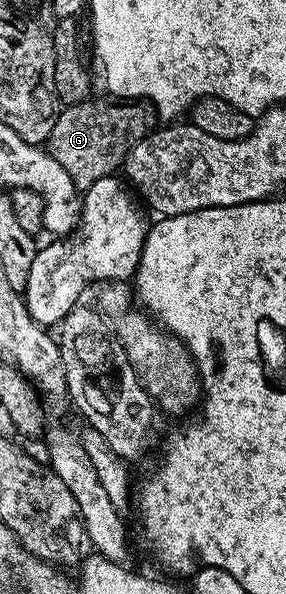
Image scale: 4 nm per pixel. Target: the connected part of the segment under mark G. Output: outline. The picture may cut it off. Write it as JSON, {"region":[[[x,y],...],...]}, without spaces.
{"region":[[[92,96],[86,102],[78,102],[75,106],[63,106],[55,115],[53,132],[47,137],[45,149],[57,163],[61,164],[73,180],[79,191],[85,192],[97,180],[110,178],[116,173],[115,169],[122,167],[127,160],[127,153],[136,146],[142,138],[147,137],[152,129],[153,114],[142,101],[116,100],[111,96]]]}

